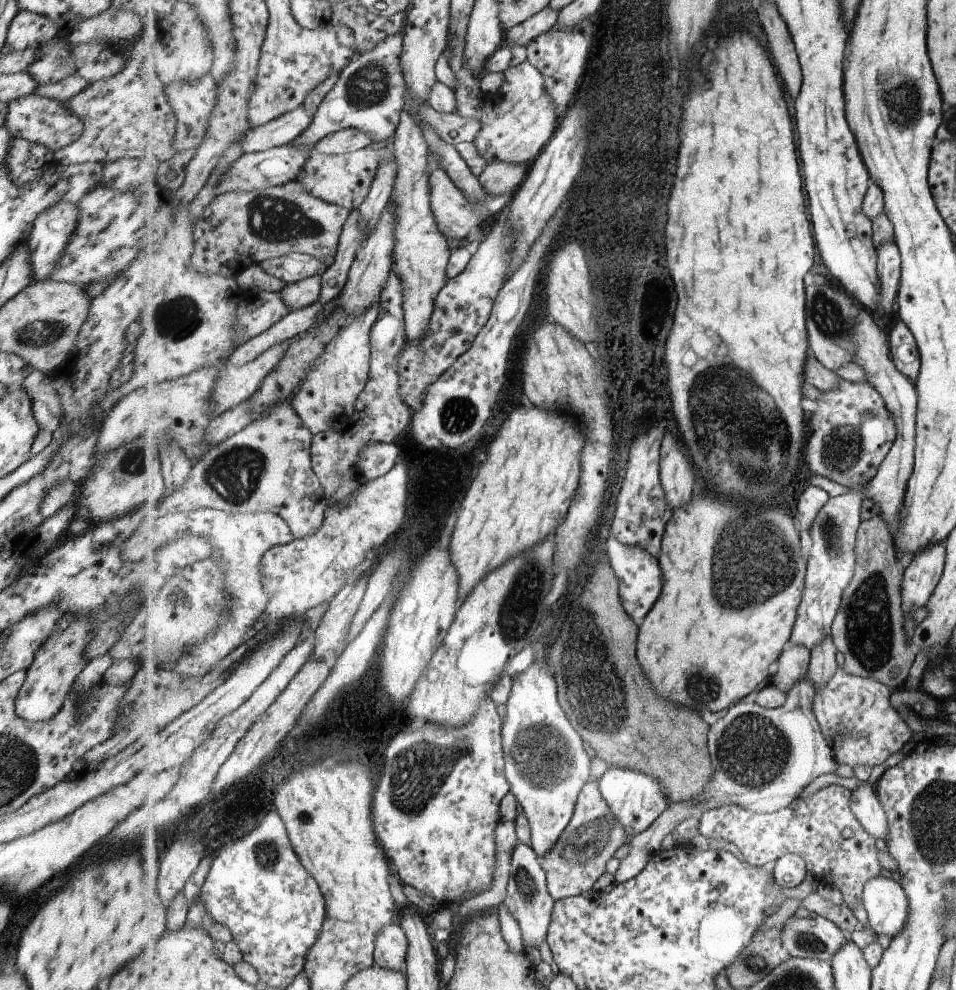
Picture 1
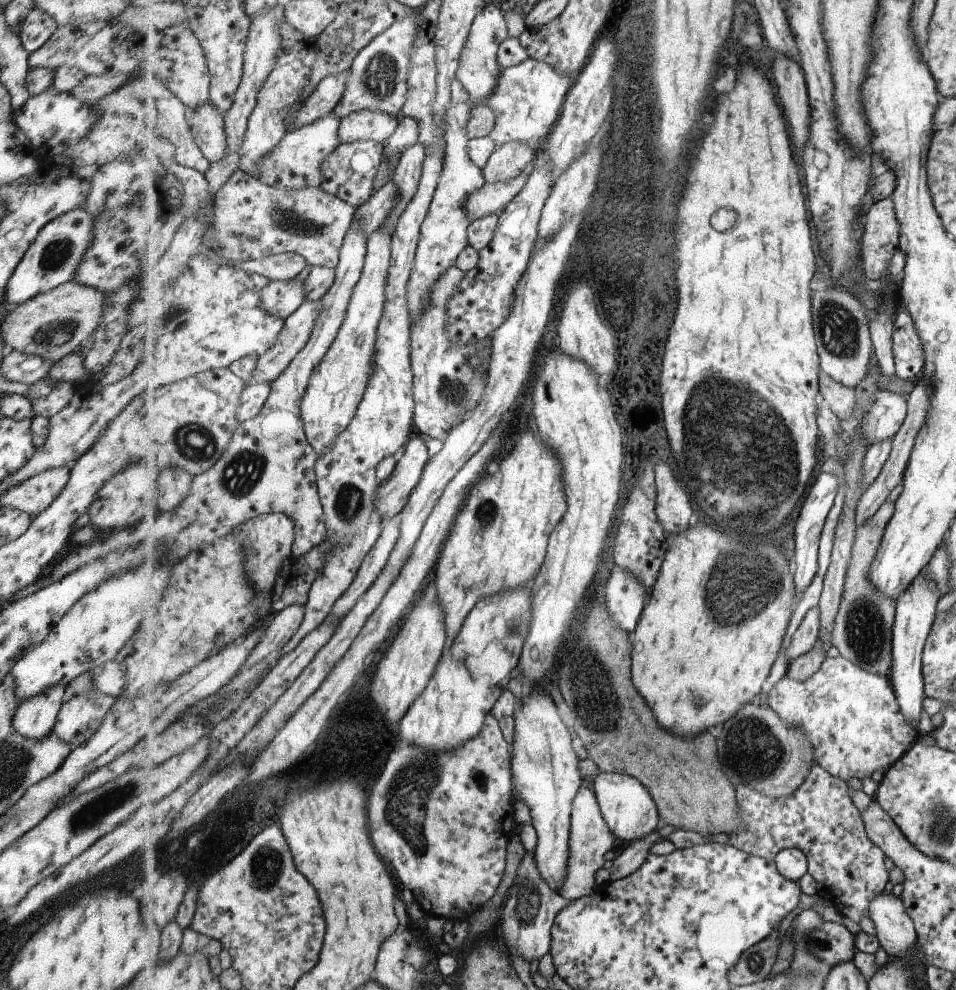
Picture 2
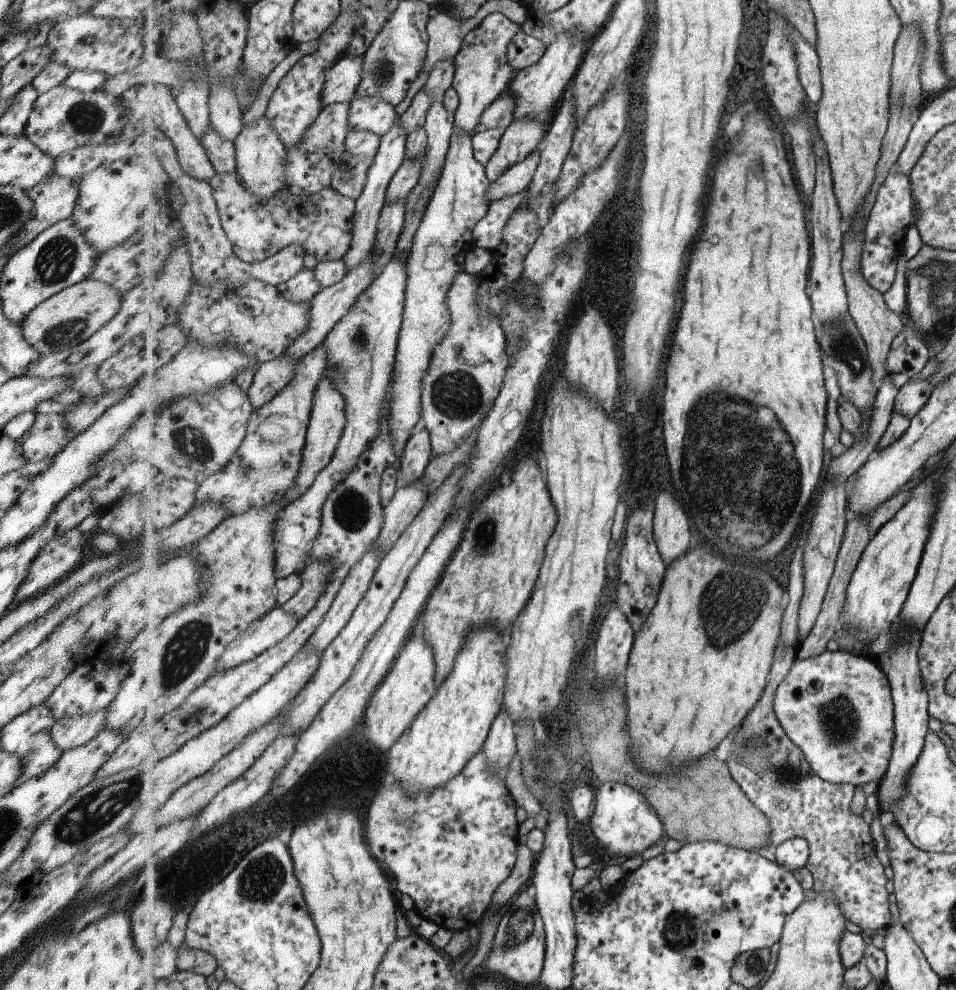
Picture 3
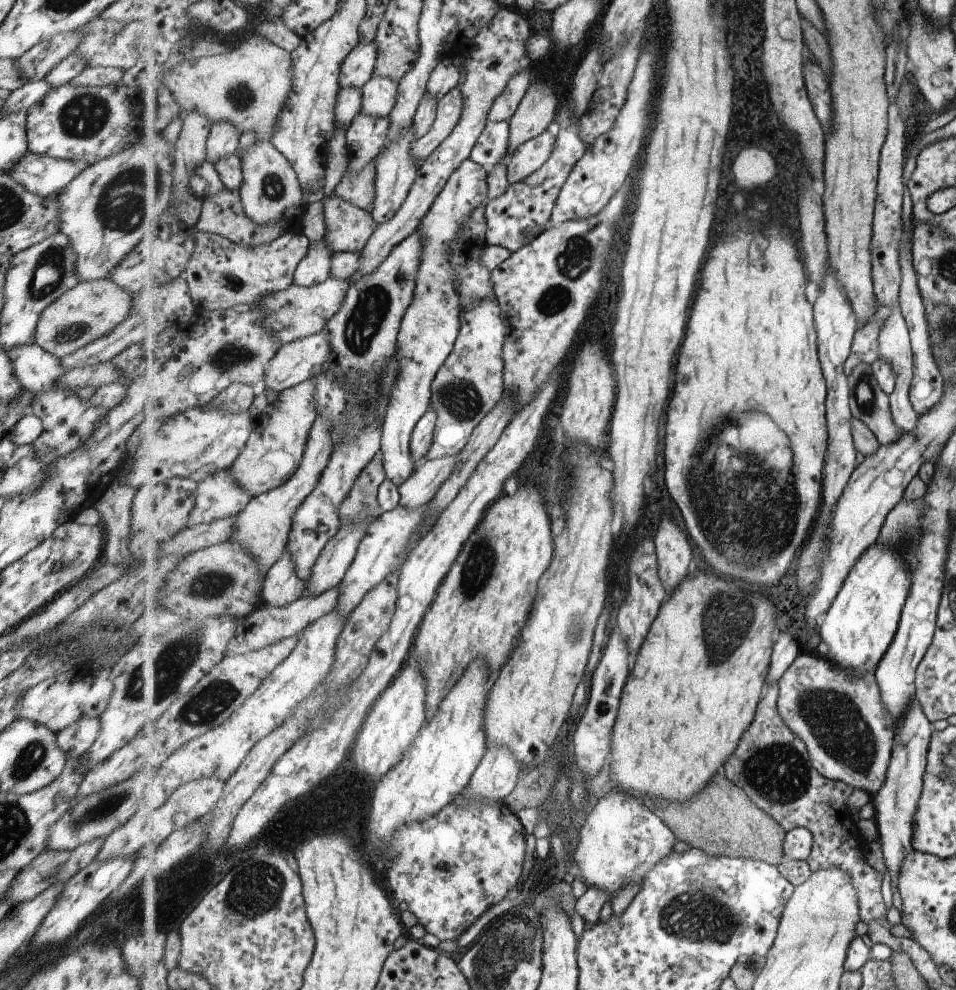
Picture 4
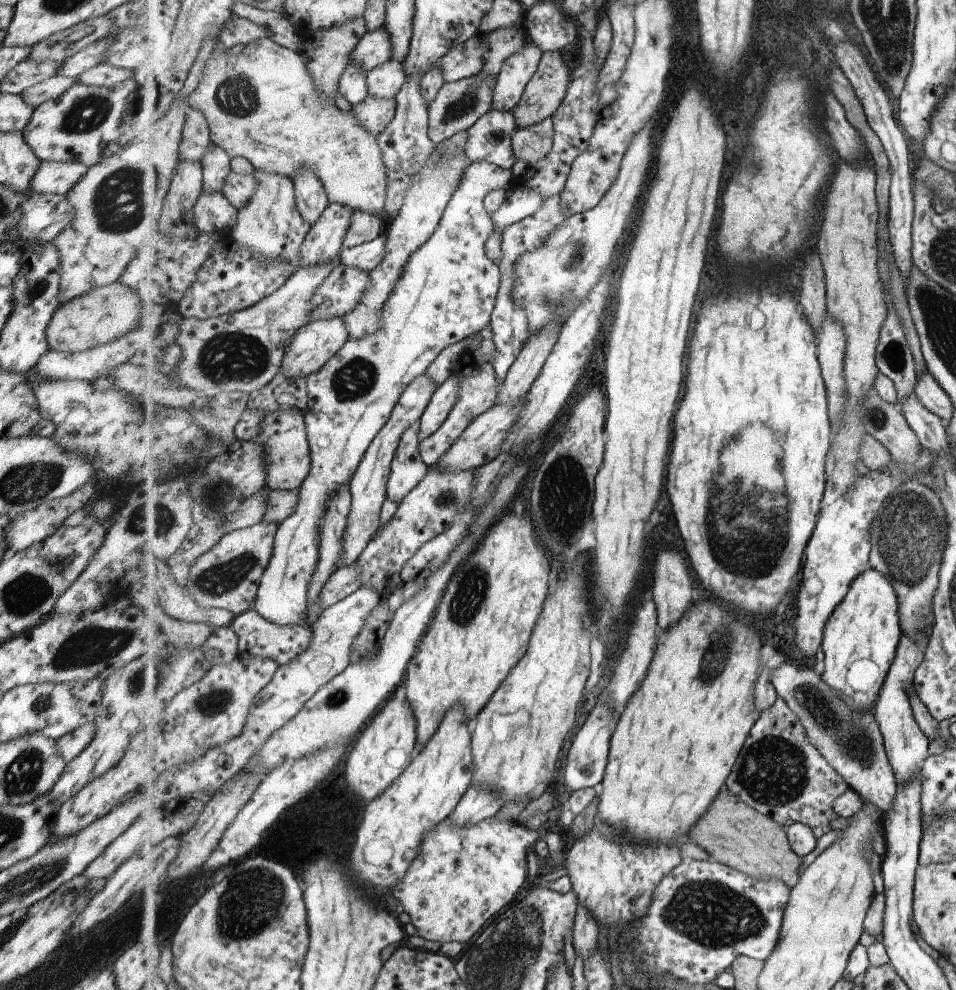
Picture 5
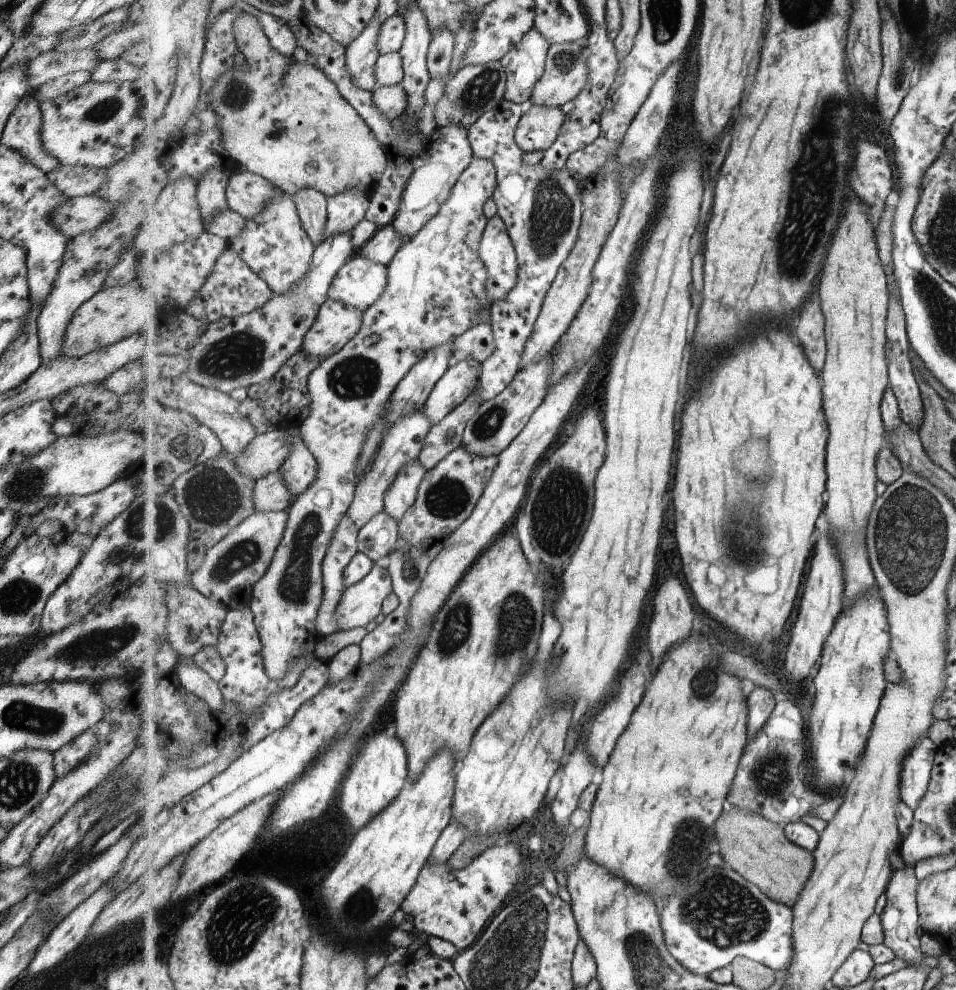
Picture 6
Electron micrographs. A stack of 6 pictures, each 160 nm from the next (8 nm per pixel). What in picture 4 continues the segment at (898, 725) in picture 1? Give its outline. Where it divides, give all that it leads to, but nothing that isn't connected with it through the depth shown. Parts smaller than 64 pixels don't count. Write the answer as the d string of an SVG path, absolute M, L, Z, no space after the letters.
M801 653L781 677L778 711L784 723L807 745L813 766L827 778L865 789L875 796L886 779L896 738L896 718L882 698L880 684L873 671L854 673L816 653Z

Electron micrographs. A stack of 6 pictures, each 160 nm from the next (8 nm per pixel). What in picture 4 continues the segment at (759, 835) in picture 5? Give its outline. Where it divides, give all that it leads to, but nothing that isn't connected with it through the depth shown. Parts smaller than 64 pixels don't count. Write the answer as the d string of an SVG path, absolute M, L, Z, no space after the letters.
M723 770L690 804L675 802L675 805L659 808L657 814L676 833L678 840L703 849L710 855L757 859L772 865L789 860L785 854L785 837L789 832L759 808L742 788L734 785Z

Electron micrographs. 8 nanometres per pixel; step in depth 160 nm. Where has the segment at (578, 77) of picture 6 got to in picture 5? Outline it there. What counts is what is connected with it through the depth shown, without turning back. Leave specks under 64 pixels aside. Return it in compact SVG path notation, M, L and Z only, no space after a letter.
M547 52L542 56L536 74L529 81L514 115L518 128L525 128L553 117L568 95L570 84L576 75L569 76L569 68L559 52Z

